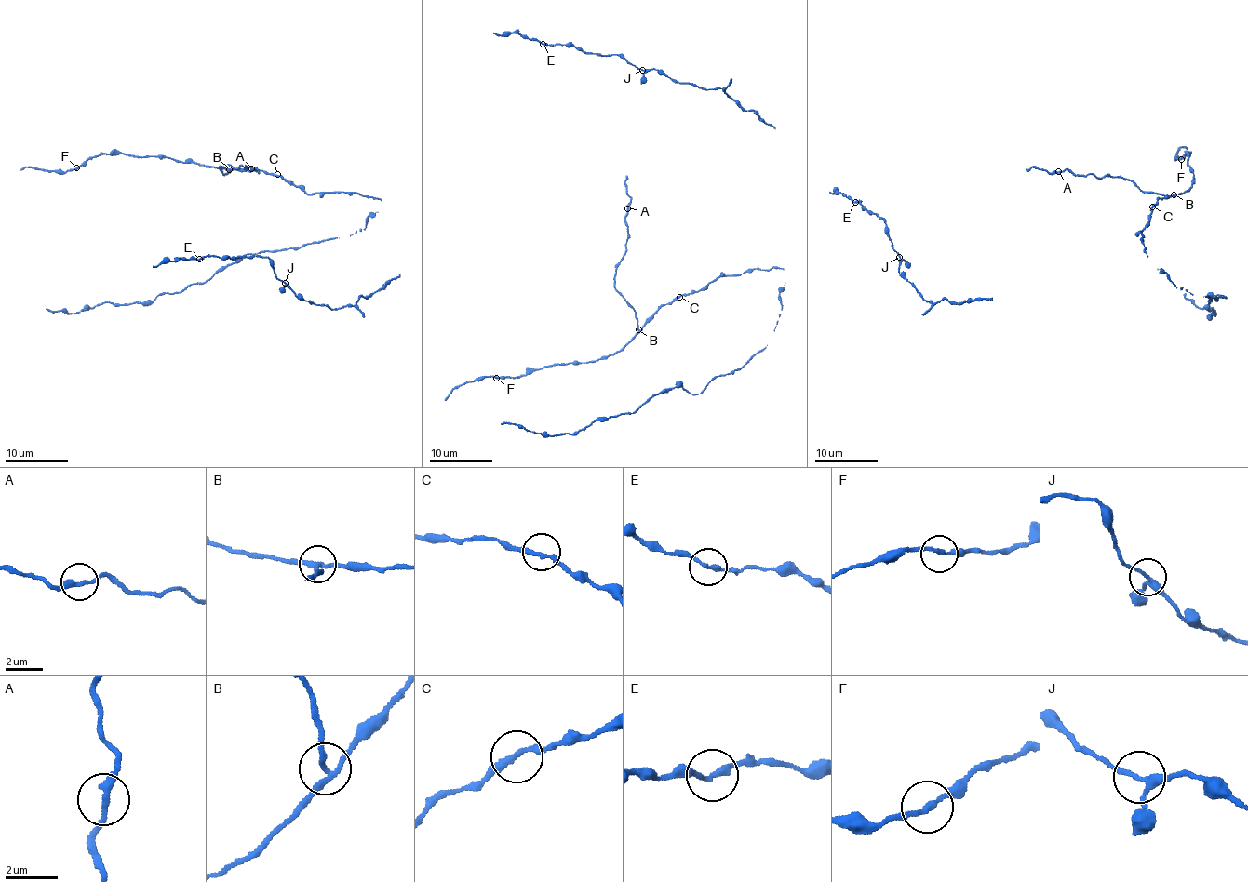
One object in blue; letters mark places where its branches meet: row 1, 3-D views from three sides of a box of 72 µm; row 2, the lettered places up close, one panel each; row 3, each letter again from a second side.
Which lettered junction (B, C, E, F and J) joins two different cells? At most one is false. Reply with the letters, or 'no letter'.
B

